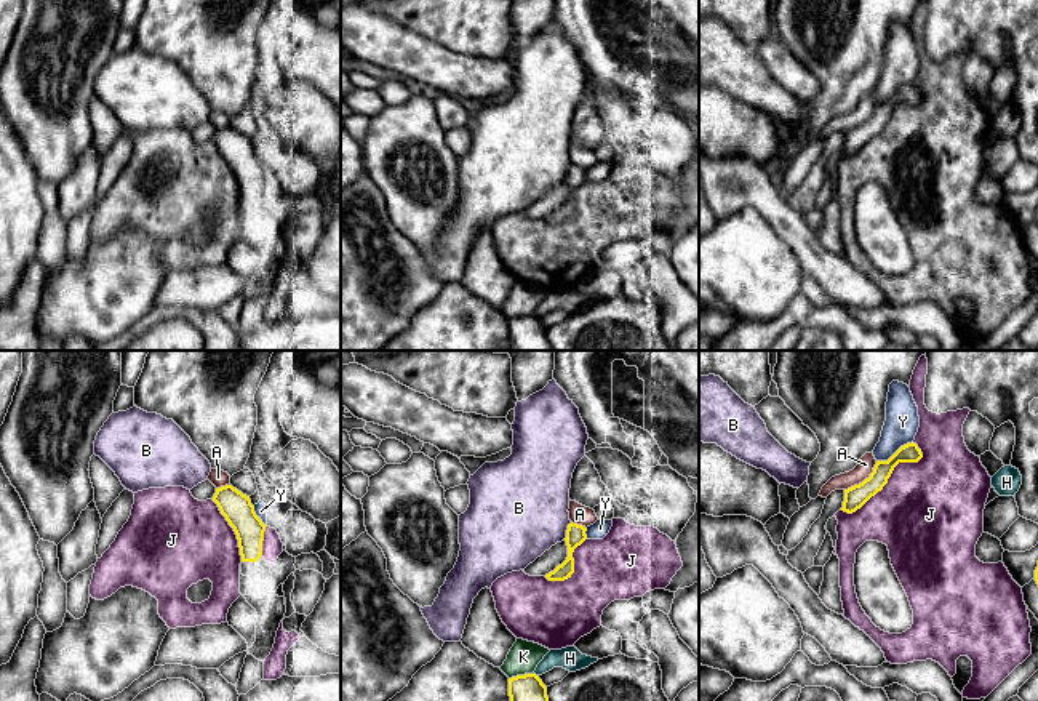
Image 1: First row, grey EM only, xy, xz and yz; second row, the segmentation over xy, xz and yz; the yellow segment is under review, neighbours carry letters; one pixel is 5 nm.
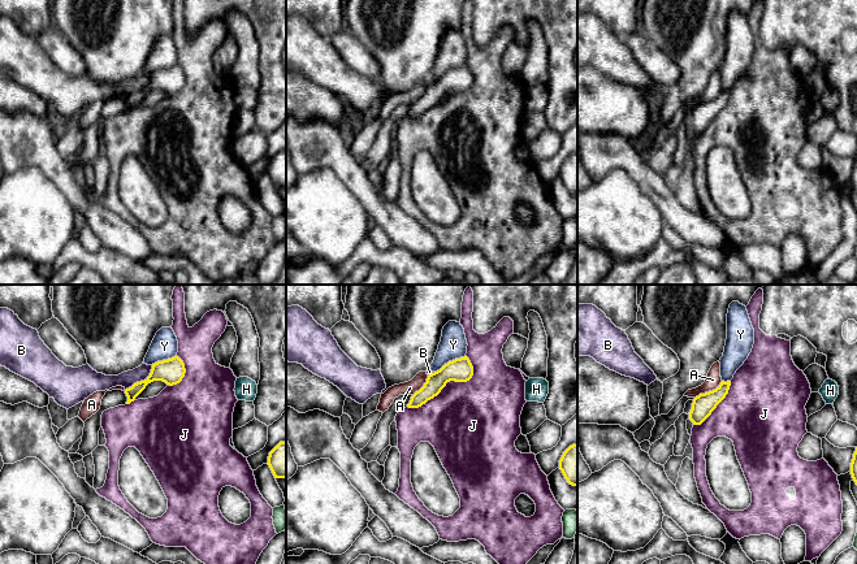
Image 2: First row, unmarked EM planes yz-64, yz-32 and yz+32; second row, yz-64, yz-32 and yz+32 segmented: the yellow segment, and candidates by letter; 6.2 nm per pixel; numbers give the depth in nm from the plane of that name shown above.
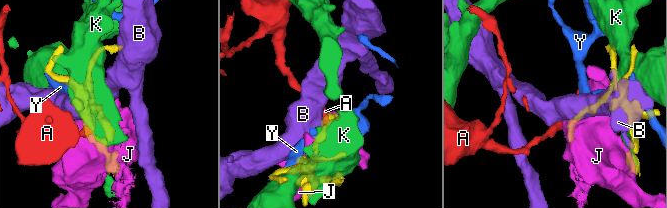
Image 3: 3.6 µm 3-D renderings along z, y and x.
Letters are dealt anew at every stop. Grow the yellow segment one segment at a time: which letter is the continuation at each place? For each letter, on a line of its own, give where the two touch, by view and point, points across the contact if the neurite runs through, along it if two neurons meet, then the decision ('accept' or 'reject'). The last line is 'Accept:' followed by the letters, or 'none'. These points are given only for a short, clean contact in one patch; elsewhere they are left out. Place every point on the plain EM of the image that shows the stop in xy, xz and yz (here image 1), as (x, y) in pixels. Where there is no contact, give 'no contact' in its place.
A: yz (866, 120) | along yz (877, 103), (867, 119), (845, 132) | reject
B: xz (566, 173) | along xz (571, 164), (563, 181) | reject
H: xz (534, 316) | along xz (534, 314), (538, 317) | reject
J: yz (886, 122) | reject
K: xz (520, 317) | reject
Y: yz (896, 93) | reject
Accept: none

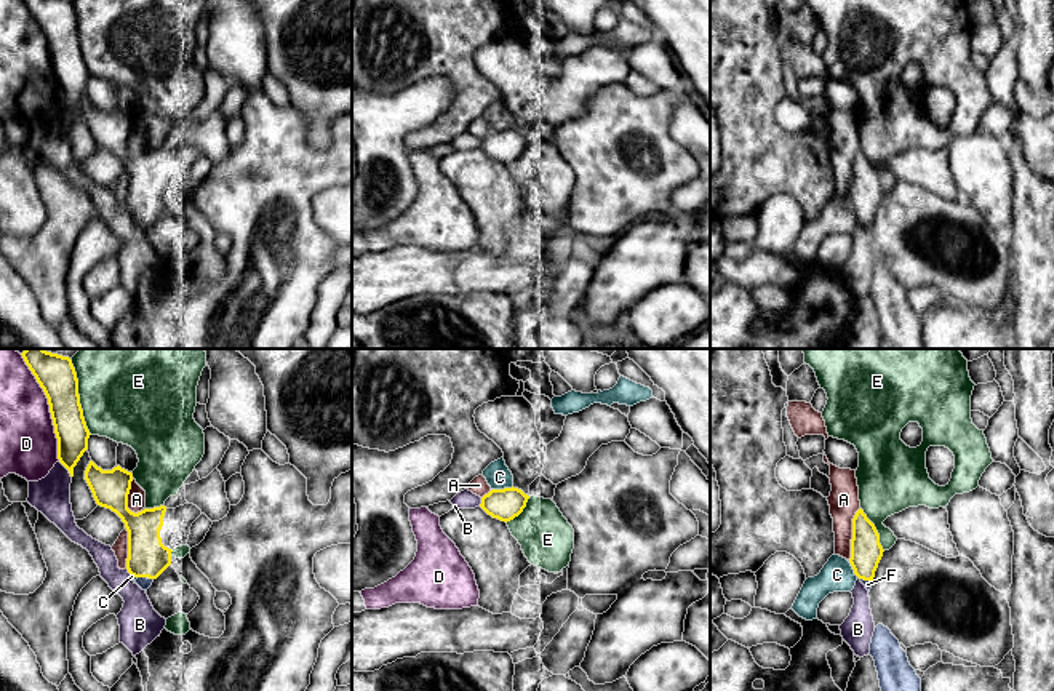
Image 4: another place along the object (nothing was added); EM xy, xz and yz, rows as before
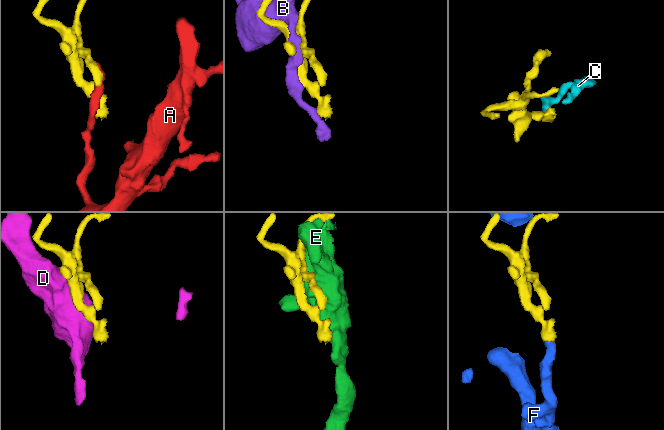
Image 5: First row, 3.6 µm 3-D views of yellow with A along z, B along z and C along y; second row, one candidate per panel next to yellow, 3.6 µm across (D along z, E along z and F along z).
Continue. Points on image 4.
A: yz (853, 176) | reject
B: xy (66, 109) | reject
C: xz (501, 131) | along xz (512, 127), (503, 131), (491, 131) | reject
D: xy (50, 51) | reject
E: xy (79, 39) | reject
F: xy (146, 218) | across xy (147, 199), (146, 218), (144, 224) | accept
Accept: F

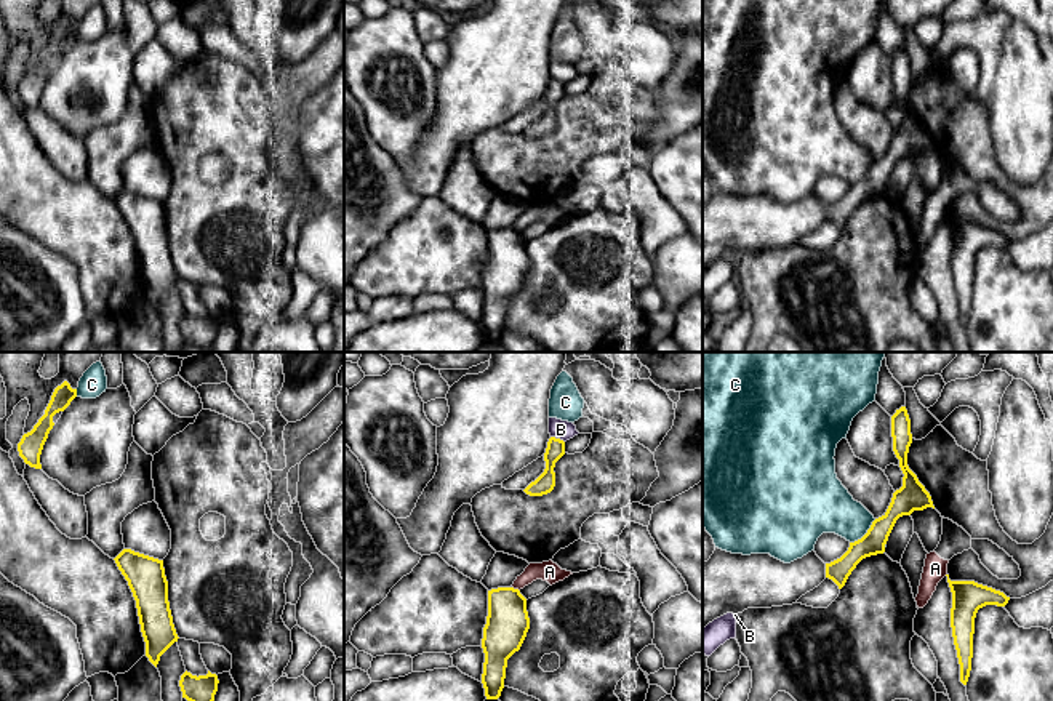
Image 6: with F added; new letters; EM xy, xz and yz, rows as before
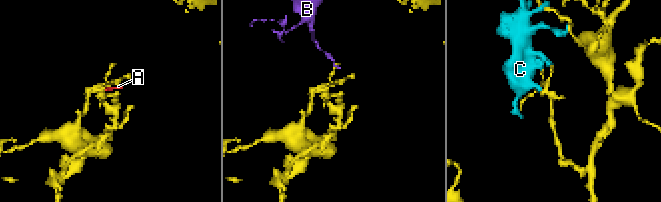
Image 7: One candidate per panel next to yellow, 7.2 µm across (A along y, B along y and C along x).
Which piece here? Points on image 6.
A: xz (516, 231) | along xz (512, 228), (519, 232) | reject
B: xz (557, 80) | along xz (551, 77), (564, 84) | reject
C: yz (866, 175) | reject
Accept: none

